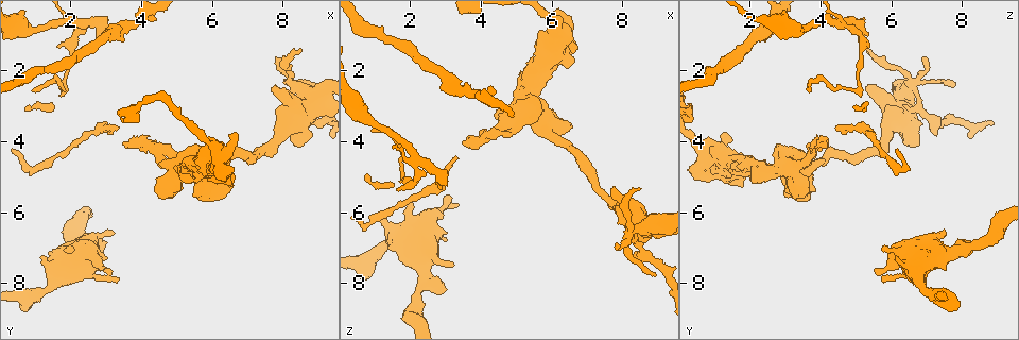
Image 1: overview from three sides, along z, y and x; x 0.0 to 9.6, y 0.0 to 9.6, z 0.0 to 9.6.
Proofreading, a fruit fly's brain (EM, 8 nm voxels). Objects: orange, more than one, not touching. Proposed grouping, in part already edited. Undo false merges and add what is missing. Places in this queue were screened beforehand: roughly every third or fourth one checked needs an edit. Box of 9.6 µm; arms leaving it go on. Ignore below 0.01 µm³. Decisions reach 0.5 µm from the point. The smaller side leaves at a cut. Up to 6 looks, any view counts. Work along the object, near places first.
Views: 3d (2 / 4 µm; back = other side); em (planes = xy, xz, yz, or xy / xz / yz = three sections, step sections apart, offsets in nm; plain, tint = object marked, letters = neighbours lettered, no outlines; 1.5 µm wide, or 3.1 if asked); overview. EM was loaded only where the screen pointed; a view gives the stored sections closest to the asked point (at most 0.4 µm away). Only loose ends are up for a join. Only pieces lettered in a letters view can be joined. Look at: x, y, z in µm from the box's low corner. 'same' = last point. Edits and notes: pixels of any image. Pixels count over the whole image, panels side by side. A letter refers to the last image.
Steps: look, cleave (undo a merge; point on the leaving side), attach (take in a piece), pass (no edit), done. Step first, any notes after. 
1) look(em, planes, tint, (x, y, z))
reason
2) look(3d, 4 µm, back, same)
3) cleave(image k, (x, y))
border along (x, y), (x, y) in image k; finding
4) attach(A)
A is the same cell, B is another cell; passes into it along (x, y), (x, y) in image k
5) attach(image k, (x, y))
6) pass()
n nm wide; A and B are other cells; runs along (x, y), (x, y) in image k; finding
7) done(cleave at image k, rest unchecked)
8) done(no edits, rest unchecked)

look(em, planes, letters, (2.25, 0.70, 4.60))
sharp bend

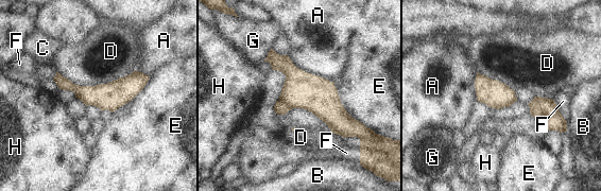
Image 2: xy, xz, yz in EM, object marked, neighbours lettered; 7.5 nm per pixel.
cleave(image 2, (279, 107))
A, B, C, D, E, F, G and H are other cells; a second neuron is stuck on

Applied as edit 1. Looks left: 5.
look(3d, 4 µm, (1.25, 7.15, 6.15))
an open end

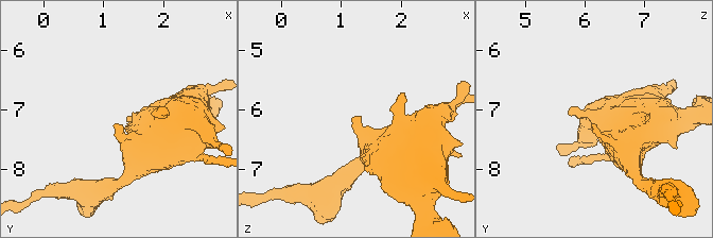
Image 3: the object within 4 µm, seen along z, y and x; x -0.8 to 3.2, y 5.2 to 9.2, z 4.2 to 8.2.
look(em, xz, step 4, letters, (1.20, 7.20, 6.10))
now the EM

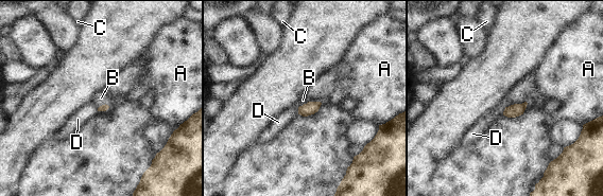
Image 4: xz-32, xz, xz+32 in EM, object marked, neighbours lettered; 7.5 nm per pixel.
look(em, planes, letters, same)

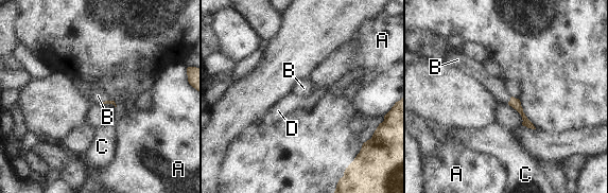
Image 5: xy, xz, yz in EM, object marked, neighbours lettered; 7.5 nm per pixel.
attach(B)
B is the same cell, A, C and D are other cells; passes into it along (515, 103), (509, 101), (497, 87) in image 5; the neuron continues

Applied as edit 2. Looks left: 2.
look(em, xy, step 8, letters, (0.80, 4.80, 6.40))

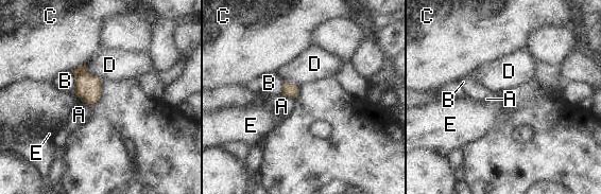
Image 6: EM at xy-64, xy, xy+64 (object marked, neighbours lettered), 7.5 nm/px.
pass()
110 nm wide; A, B, C, D and E are other cells; border along (281, 94), (292, 99) in image 6; all the same neuron

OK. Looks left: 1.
done(cleave at image 2, attach at image 5, rest unchecked)

